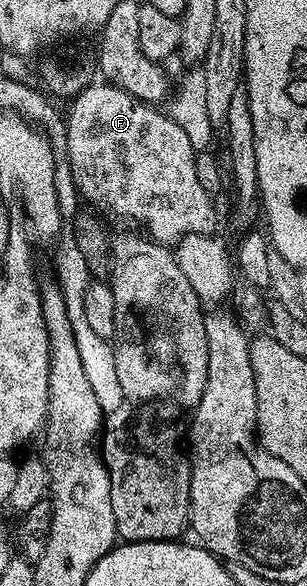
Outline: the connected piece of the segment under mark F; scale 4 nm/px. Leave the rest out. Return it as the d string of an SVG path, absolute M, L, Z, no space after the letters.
M107 81L89 83L82 89L82 93L71 100L69 107L72 108L66 111L66 160L81 200L89 199L100 207L106 206L108 202L116 203L122 214L140 219L144 215L143 183L148 175L148 195L156 206L157 217L160 218L156 223L155 234L161 240L179 241L183 235L210 235L217 230L216 211L212 208L213 196L202 189L195 176L197 152L192 150L189 138L167 113L153 104L135 99Z

